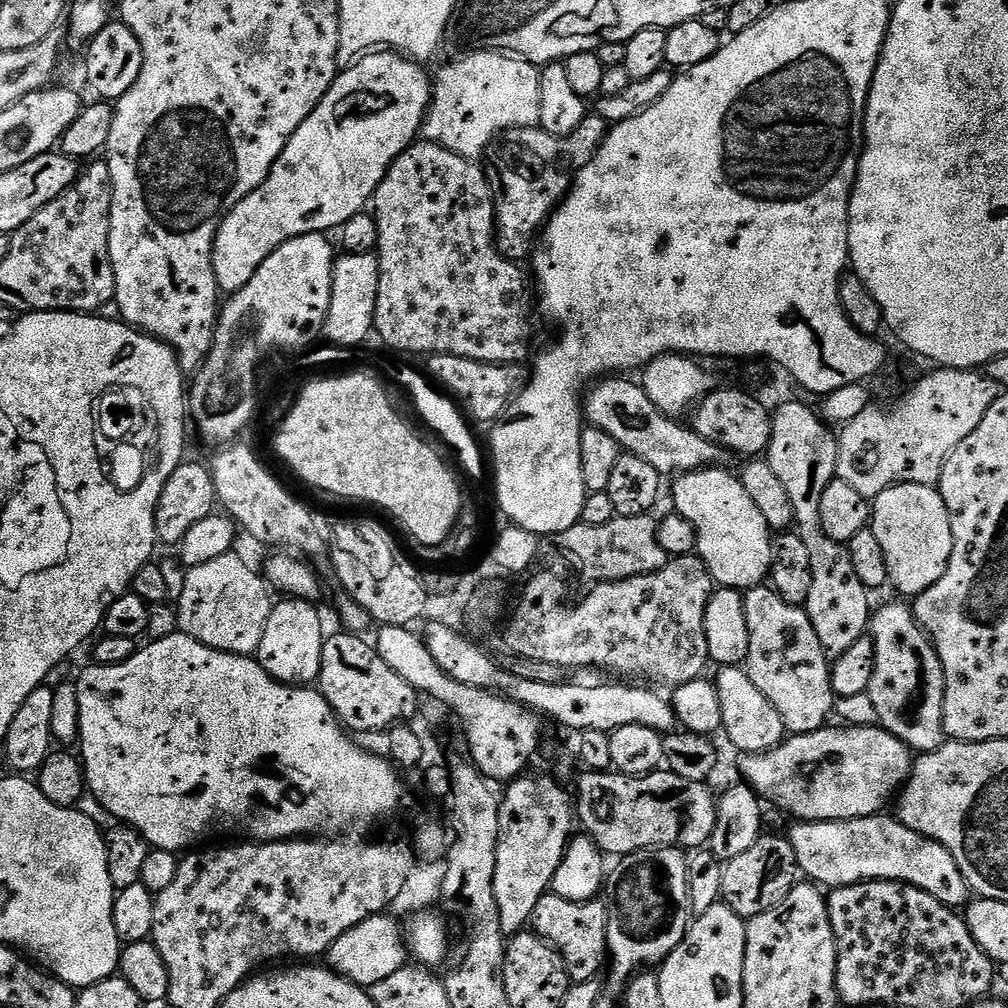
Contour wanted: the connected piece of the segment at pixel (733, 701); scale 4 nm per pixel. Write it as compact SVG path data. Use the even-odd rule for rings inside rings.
M724 666L717 672L720 673L714 676L714 685L722 710L723 735L732 739L733 746L740 754L769 752L770 749L778 747L786 736L782 714L778 714L778 710L774 710L770 702L766 702L762 690L758 690L758 686L750 682L743 667Z

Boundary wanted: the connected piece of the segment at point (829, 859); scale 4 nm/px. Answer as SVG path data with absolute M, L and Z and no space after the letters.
M889 816L793 823L786 839L794 846L797 869L803 875L805 872L811 883L828 890L861 884L863 880L901 880L926 890L926 894L938 898L947 908L963 909L969 903L970 889L966 878L962 878L962 870L958 870L958 862L954 862L954 854L937 840L926 838Z

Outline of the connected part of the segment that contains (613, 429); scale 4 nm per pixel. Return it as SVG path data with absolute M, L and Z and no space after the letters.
M604 378L587 389L582 400L582 416L591 427L606 430L606 434L610 434L610 438L614 438L614 442L618 442L627 455L642 458L642 462L650 462L650 466L654 466L654 470L658 470L664 478L672 478L698 468L710 468L719 465L723 461L720 459L725 459L724 449L714 442L706 442L706 438L702 438L702 434L695 432L687 423L658 410L658 406L650 402L646 390L635 379L628 379L632 378Z

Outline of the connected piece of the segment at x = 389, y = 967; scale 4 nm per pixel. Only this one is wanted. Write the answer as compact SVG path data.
M392 914L371 916L358 922L358 926L346 930L338 942L331 944L326 953L327 967L365 990L371 990L378 982L390 978L390 974L405 968L409 960L405 929Z

